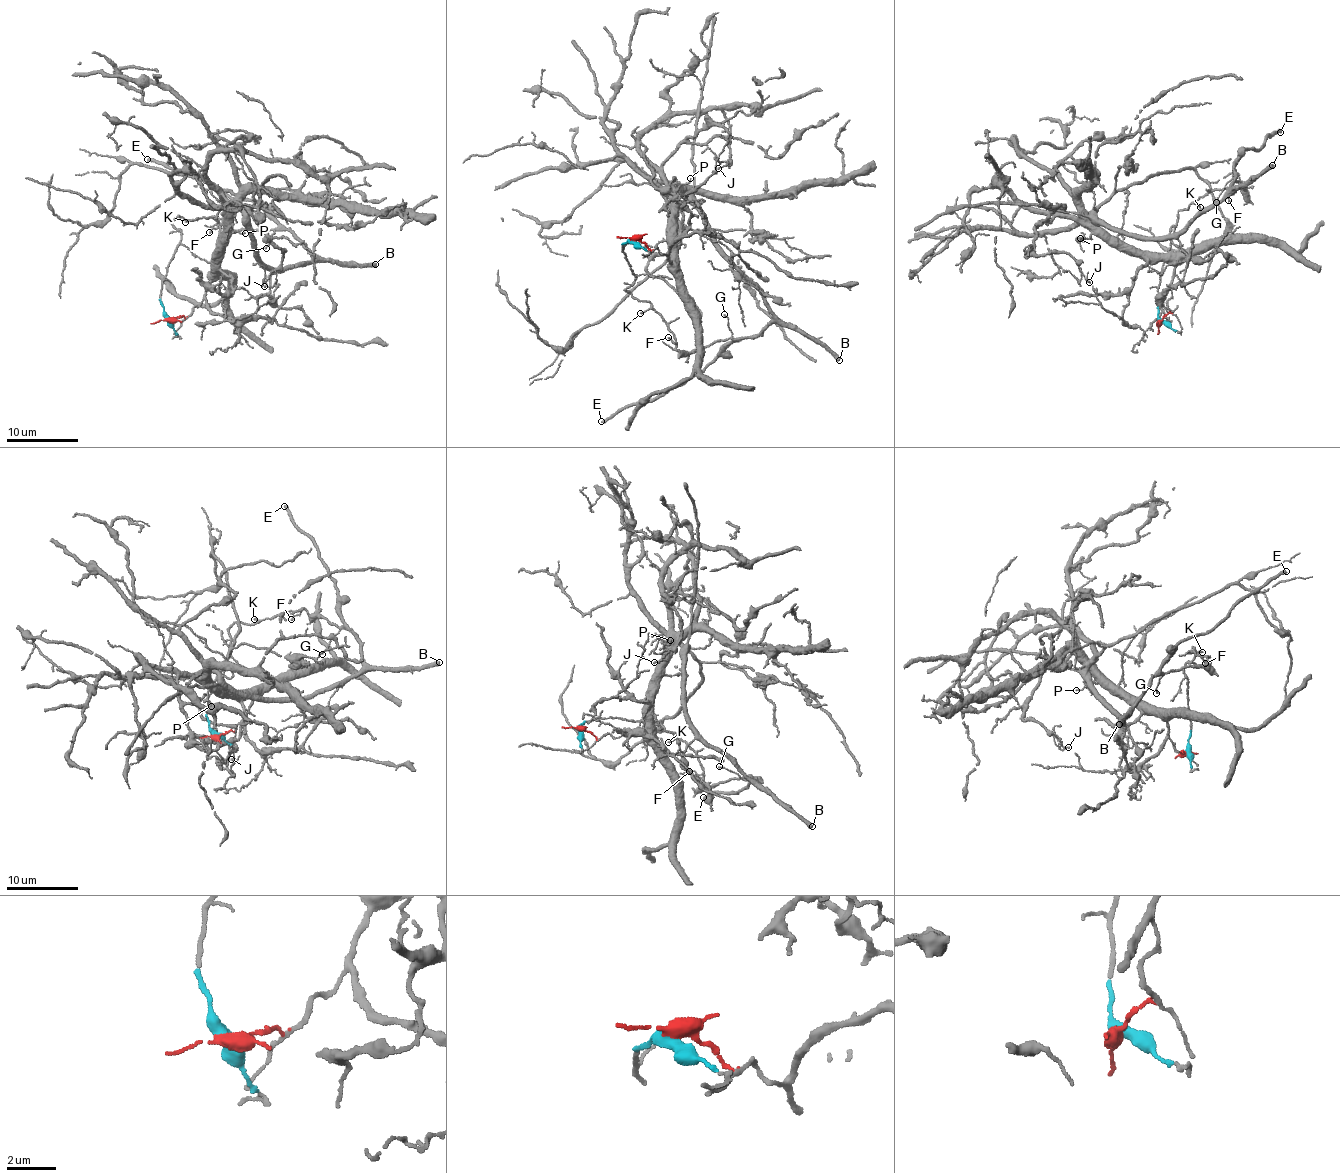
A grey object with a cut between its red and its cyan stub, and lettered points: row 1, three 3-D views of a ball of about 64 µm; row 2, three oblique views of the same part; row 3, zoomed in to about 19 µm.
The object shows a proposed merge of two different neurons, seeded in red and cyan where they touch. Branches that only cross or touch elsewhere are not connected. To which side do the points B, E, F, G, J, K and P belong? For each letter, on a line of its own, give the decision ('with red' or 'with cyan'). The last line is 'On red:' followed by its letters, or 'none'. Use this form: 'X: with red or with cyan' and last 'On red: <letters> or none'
B: with cyan
E: with cyan
F: with cyan
G: with cyan
J: with red
K: with cyan
P: with red
On red: J, P

